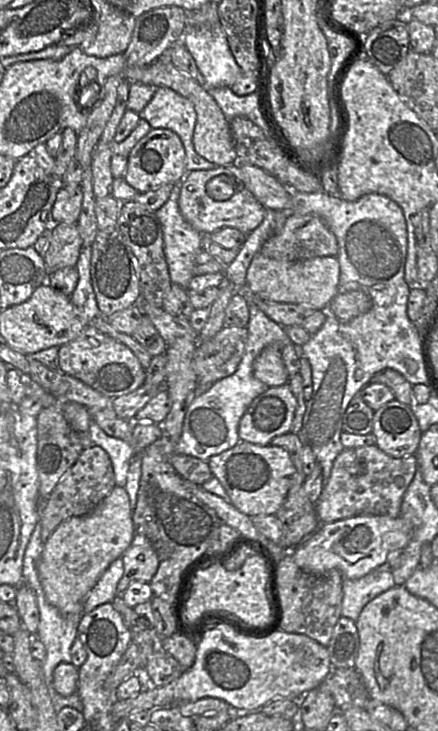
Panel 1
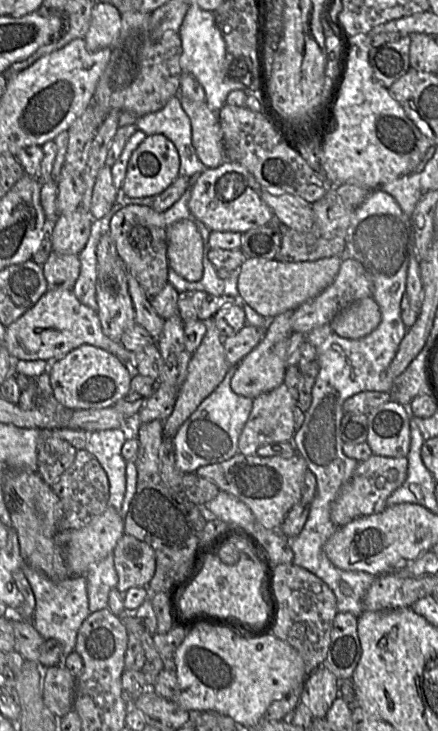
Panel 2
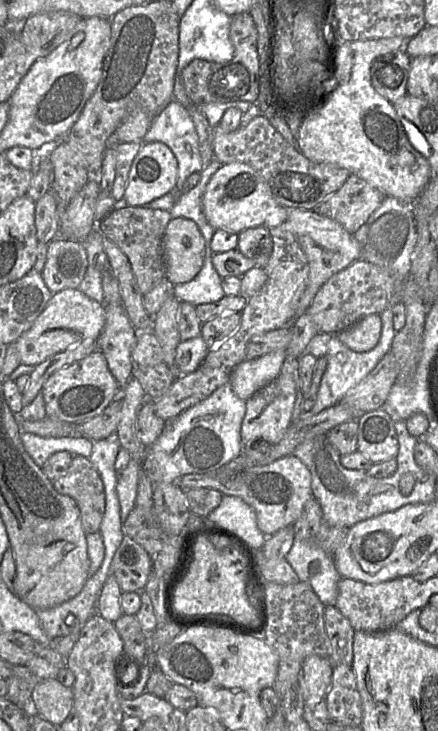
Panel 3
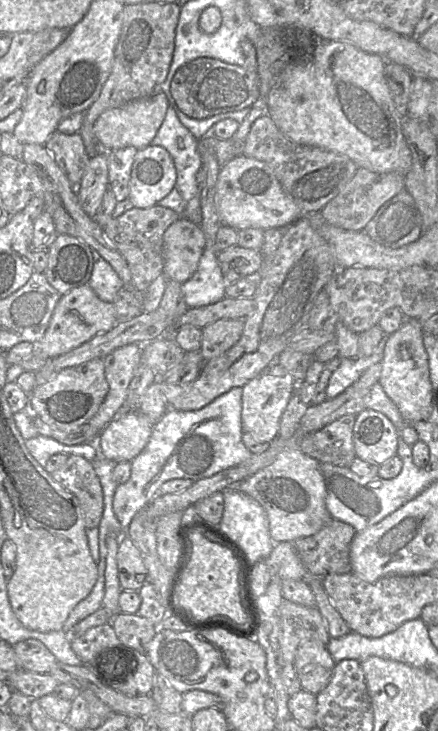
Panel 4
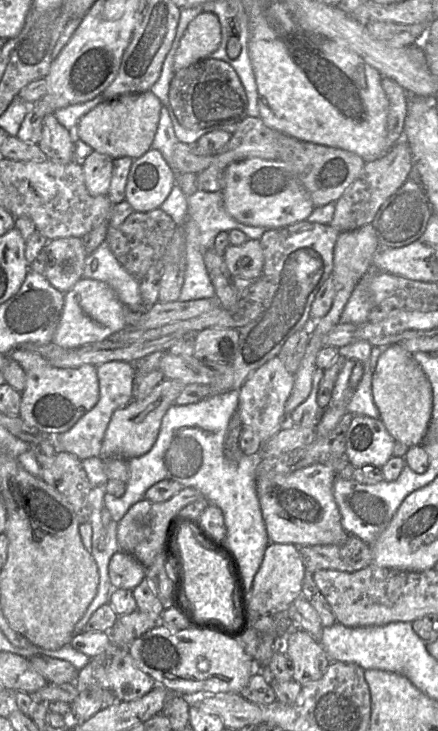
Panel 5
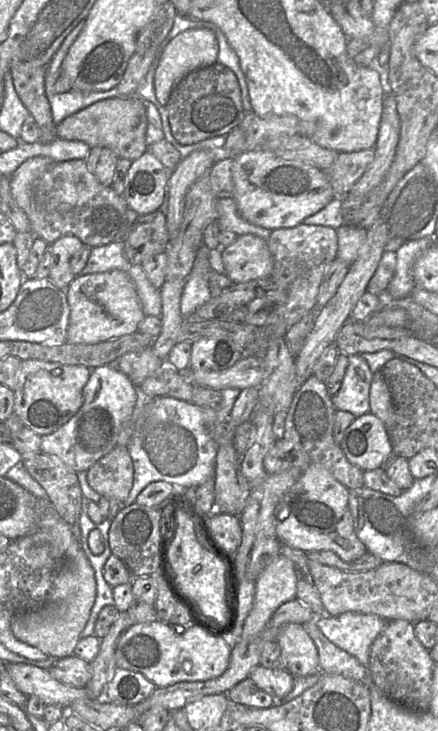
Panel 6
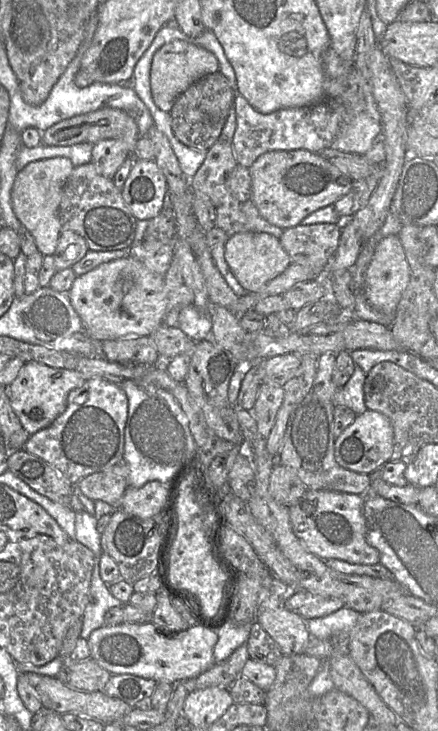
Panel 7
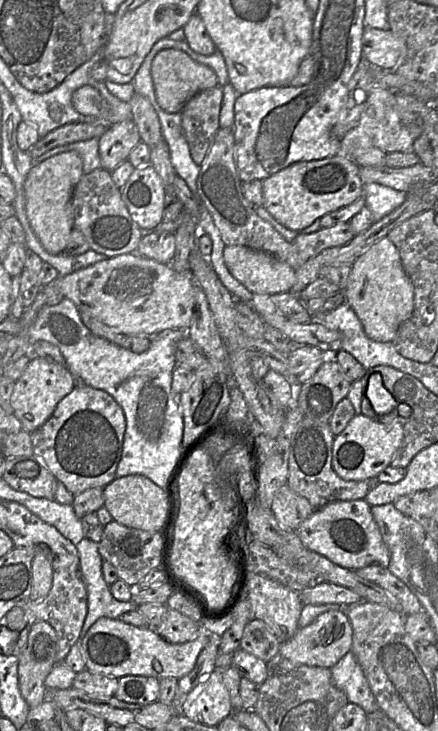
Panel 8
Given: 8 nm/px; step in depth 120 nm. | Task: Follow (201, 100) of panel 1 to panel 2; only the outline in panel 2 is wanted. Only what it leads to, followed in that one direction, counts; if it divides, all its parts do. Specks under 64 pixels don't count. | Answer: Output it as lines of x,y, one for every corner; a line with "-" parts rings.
180,89
179,95
176,96
179,97
182,108
190,118
192,127
192,144
198,158
206,168
217,168
226,161
218,113
211,110
205,101
197,102
187,97
182,97
180,95

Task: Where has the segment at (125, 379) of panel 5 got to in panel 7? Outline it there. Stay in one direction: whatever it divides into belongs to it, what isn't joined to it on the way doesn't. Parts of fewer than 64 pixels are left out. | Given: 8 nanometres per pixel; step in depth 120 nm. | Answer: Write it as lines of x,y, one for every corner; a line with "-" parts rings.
93,377
69,393
65,411
50,426
30,435
24,450
46,461
75,486
81,479
123,460
127,417
128,399
122,387

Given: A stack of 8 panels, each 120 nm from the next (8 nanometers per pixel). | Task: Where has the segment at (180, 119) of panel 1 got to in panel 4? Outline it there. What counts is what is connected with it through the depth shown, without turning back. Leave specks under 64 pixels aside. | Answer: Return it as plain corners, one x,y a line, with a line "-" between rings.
169,107
150,144
163,147
171,155
177,173
175,187
185,202
199,193
196,174
202,168
202,158
198,143
199,140
180,122
175,110

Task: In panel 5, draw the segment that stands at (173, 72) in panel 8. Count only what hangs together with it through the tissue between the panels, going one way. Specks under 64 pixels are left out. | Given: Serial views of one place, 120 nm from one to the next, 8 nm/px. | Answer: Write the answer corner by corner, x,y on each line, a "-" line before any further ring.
201,12
187,26
174,58
174,72
210,58
221,41
221,27
216,14

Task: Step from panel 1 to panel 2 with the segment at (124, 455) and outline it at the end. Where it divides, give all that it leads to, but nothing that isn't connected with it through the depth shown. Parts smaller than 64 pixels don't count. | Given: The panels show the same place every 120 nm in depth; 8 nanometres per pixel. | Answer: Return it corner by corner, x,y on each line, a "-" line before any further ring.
122,428
86,432
80,429
50,429
55,436
70,443
76,450
86,449
105,470
109,481
108,506
120,512
126,489
126,460
121,455
126,433

